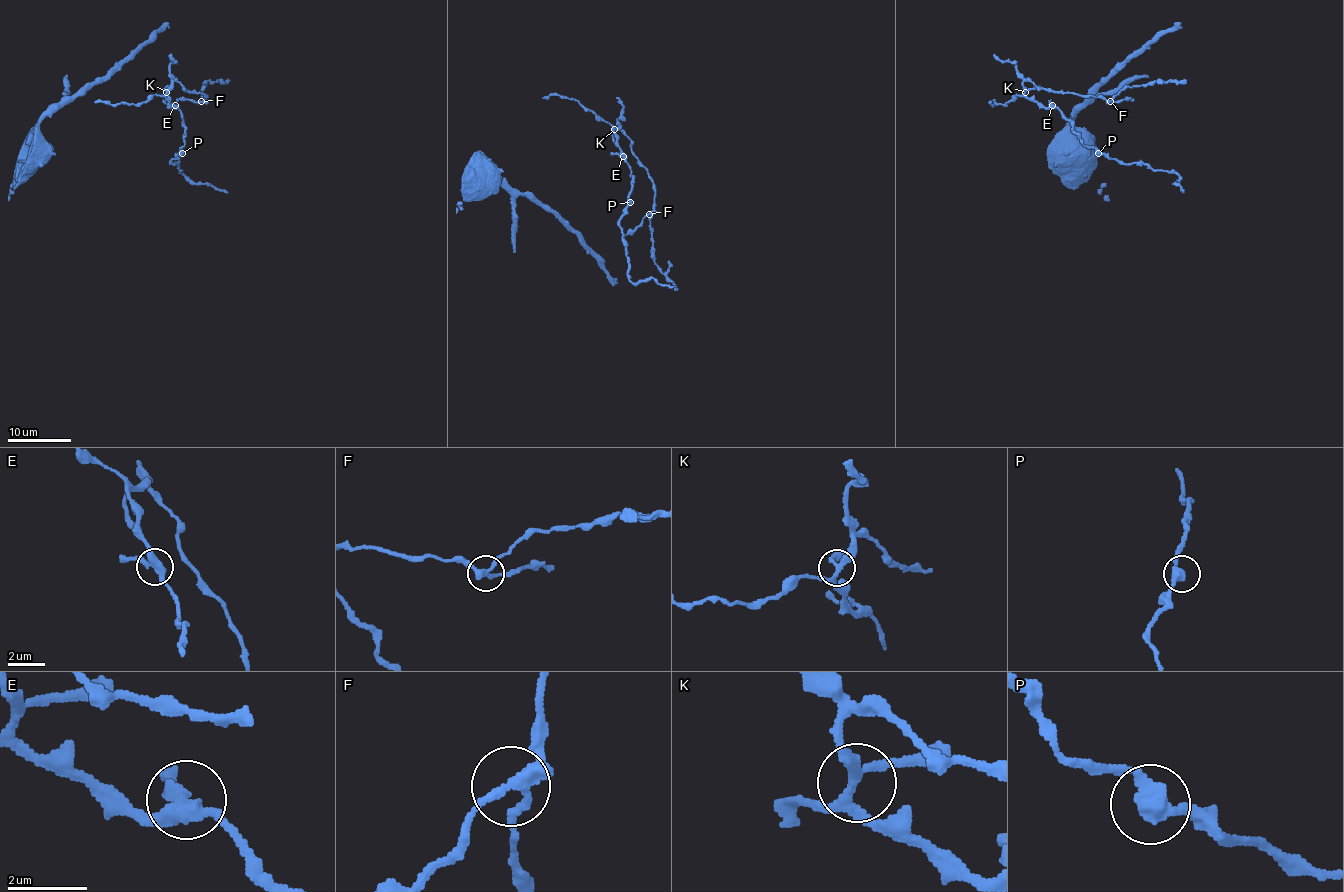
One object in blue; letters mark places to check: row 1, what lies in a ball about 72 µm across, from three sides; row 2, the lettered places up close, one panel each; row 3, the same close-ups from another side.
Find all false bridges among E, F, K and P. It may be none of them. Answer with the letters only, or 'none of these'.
none of these

